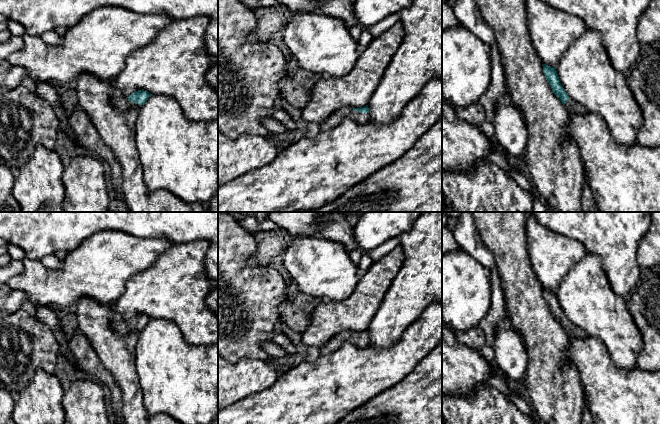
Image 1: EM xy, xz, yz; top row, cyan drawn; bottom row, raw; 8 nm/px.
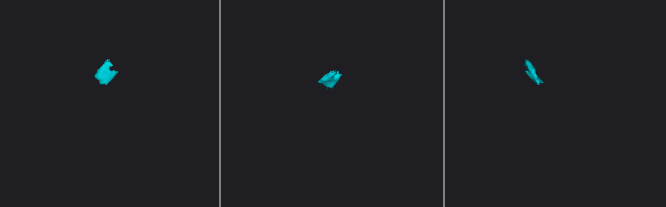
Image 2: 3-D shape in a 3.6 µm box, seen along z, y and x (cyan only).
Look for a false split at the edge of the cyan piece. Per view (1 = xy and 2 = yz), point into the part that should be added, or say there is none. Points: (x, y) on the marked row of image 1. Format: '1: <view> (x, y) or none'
1: xy (118, 100)
2: yz (572, 107)

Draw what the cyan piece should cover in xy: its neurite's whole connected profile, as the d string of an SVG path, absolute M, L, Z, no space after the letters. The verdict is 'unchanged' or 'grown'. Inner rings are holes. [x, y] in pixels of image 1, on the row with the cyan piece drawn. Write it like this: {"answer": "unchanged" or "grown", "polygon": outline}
{"answer": "grown", "polygon": "M112 88L109 91L109 96L112 104L117 109L125 111L132 108L140 109L151 96L151 94L148 91L138 90L126 98L119 89Z"}

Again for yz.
{"answer": "grown", "polygon": "M542 64L543 66L543 73L551 86L554 94L560 99L566 110L569 114L573 115L580 115L585 114L587 112L579 103L572 100L568 94L565 92L564 88L562 87L559 77L557 75L556 68L548 66L546 64Z"}

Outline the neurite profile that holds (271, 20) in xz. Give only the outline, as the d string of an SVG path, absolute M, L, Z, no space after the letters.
M285 5L262 9L258 13L256 28L246 39L253 42L269 42L275 34L284 32L289 19L296 13L304 11L291 10Z

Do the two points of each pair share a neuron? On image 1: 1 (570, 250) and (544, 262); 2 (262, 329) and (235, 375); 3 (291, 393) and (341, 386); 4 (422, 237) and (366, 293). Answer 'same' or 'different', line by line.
1: same
2: different
3: same
4: different

